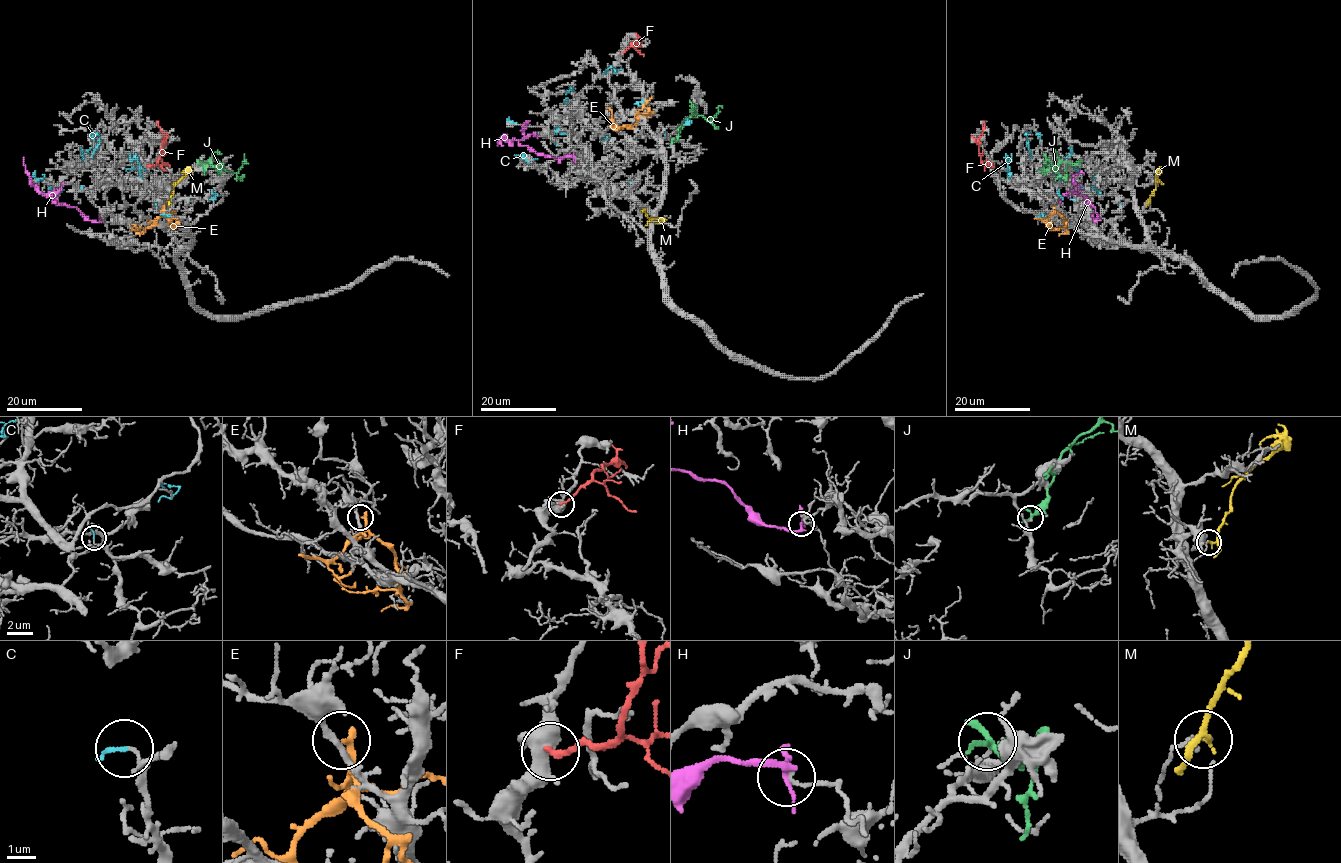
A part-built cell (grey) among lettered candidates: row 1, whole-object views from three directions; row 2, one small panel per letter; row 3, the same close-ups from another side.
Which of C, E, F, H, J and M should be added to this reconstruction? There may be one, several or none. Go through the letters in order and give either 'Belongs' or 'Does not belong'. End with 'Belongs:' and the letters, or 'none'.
C: Does not belong
E: Does not belong
F: Does not belong
H: Does not belong
J: Does not belong
M: Does not belong
Belongs: none

